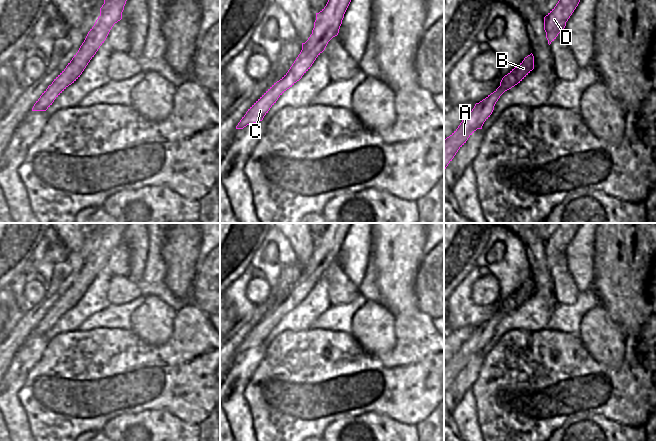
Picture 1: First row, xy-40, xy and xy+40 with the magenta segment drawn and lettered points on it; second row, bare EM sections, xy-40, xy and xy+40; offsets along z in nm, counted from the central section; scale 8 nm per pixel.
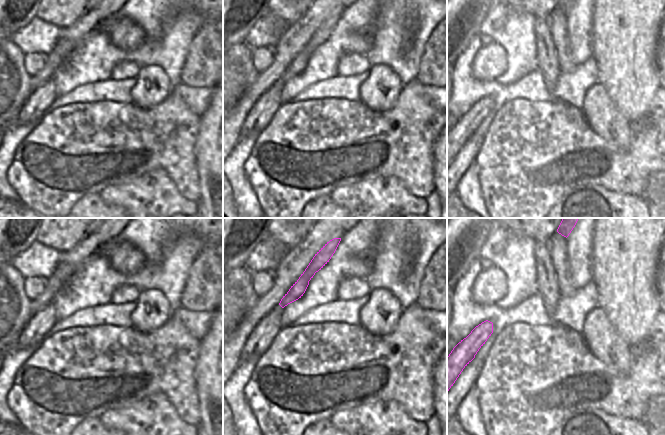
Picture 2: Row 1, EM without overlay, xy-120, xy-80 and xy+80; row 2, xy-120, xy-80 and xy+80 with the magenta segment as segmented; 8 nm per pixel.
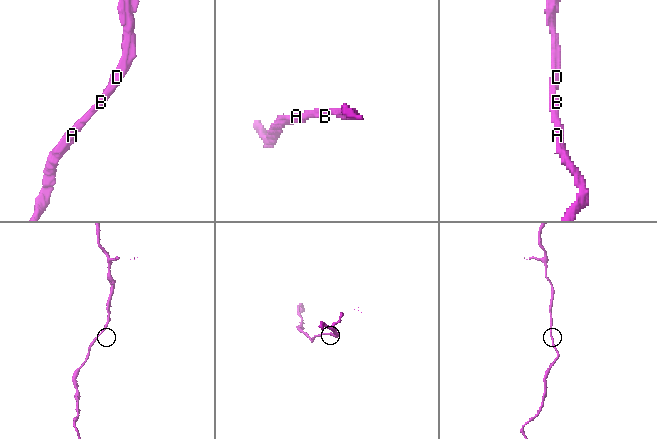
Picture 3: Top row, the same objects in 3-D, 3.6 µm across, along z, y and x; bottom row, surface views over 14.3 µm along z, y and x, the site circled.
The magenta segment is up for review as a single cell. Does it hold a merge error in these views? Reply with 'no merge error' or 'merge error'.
no merge error

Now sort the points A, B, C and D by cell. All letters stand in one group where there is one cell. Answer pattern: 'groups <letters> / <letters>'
groups A B C D

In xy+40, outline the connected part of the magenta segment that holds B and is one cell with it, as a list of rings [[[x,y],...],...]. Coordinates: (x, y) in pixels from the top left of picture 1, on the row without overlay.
[[[531,277],[517,291],[502,302],[500,310],[493,317],[475,328],[474,332],[462,344],[458,352],[449,361],[444,363],[444,393],[446,393],[468,362],[477,353],[482,353],[484,346],[492,338],[500,320],[505,315],[520,307],[533,293],[534,280]]]

